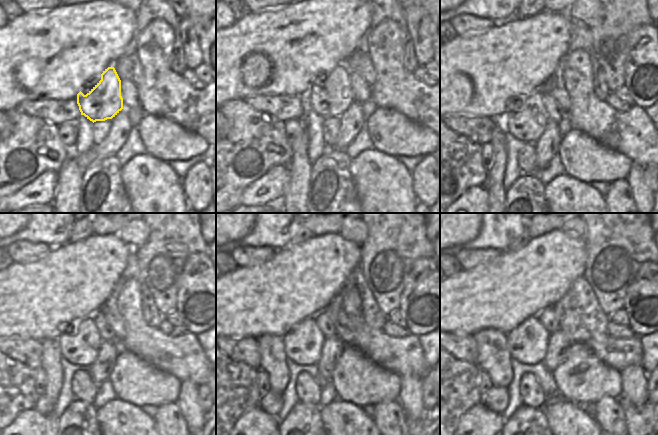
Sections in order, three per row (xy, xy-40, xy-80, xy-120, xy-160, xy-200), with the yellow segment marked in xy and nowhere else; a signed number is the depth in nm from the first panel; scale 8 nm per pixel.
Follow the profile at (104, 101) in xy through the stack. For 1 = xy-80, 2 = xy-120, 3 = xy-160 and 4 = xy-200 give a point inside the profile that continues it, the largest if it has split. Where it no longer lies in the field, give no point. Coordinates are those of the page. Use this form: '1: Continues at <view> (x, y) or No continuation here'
1: Continues at xy-80 (529, 124)
2: Continues at xy-120 (81, 347)
3: Continues at xy-160 (303, 344)
4: Continues at xy-200 (527, 343)

